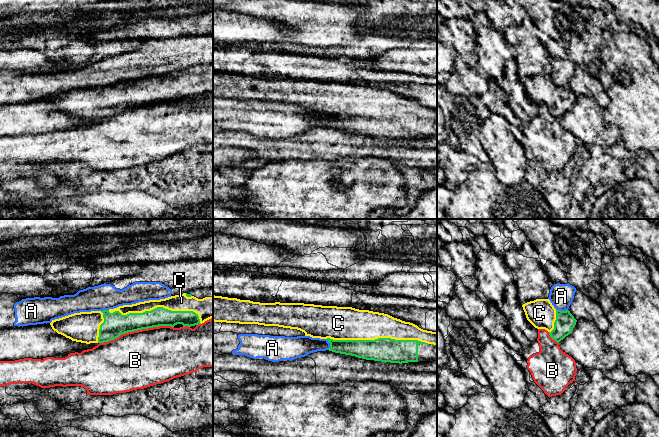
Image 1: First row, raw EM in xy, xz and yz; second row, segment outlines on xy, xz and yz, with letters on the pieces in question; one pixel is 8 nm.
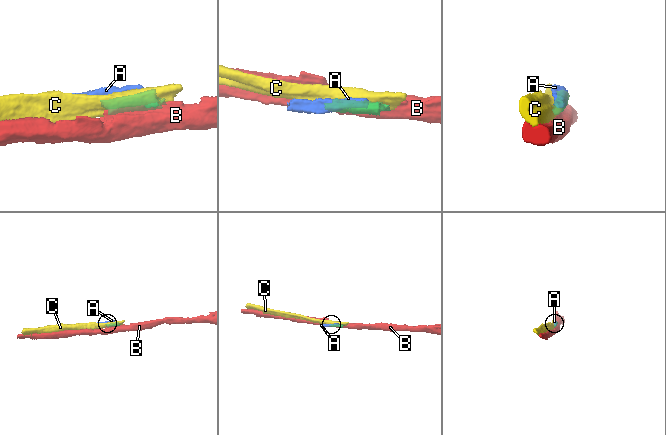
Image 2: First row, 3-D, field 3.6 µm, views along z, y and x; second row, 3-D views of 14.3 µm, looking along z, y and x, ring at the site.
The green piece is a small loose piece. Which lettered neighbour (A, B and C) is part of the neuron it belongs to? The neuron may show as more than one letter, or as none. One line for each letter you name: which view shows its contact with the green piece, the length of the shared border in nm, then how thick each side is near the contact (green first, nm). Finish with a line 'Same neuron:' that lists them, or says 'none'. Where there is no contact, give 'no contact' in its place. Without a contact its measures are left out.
C: contact in xz; length 800 nm; calibres 190 and 260 nm
Same neuron: C

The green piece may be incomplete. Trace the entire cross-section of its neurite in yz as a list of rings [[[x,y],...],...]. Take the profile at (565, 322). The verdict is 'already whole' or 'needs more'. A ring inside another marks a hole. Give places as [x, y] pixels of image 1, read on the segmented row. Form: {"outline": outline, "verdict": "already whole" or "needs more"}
{"outline": [[[536,299],[522,305],[527,320],[537,329],[545,329],[560,342],[568,336],[577,320],[569,310],[556,310],[549,299]]], "verdict": "needs more"}

